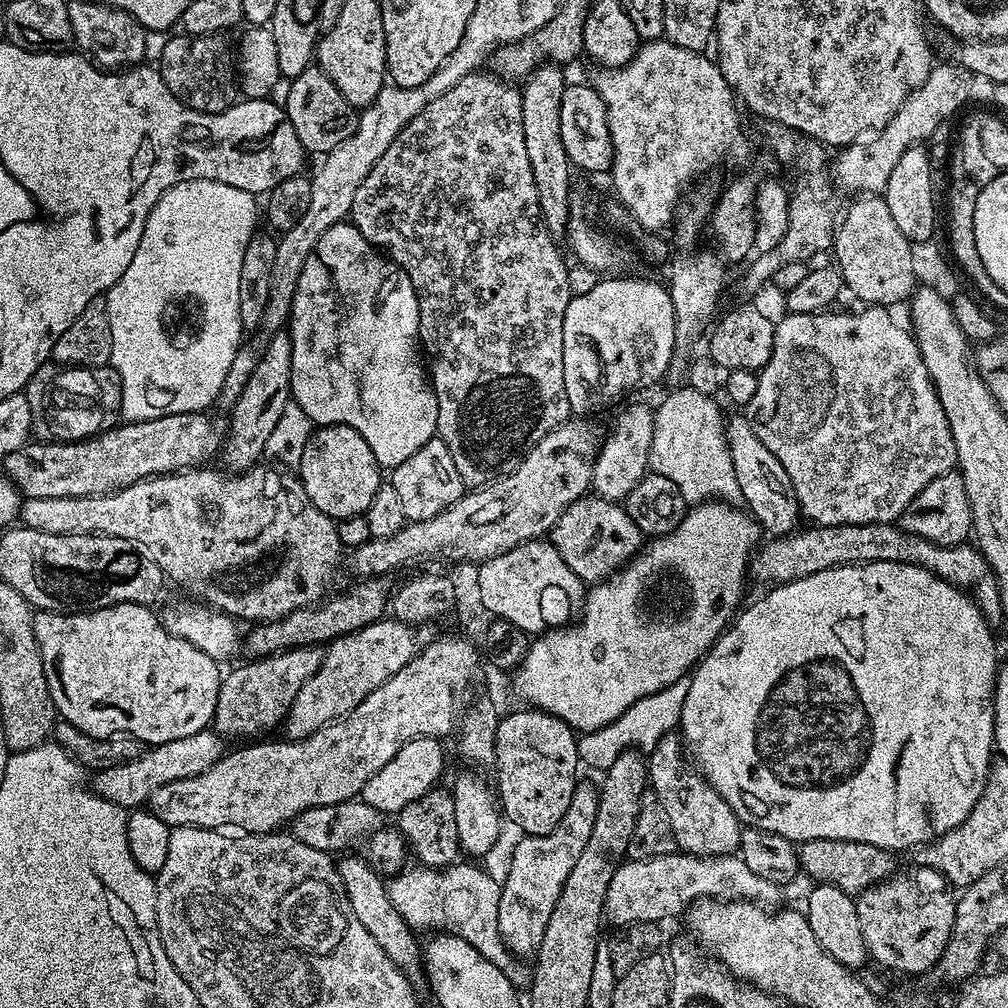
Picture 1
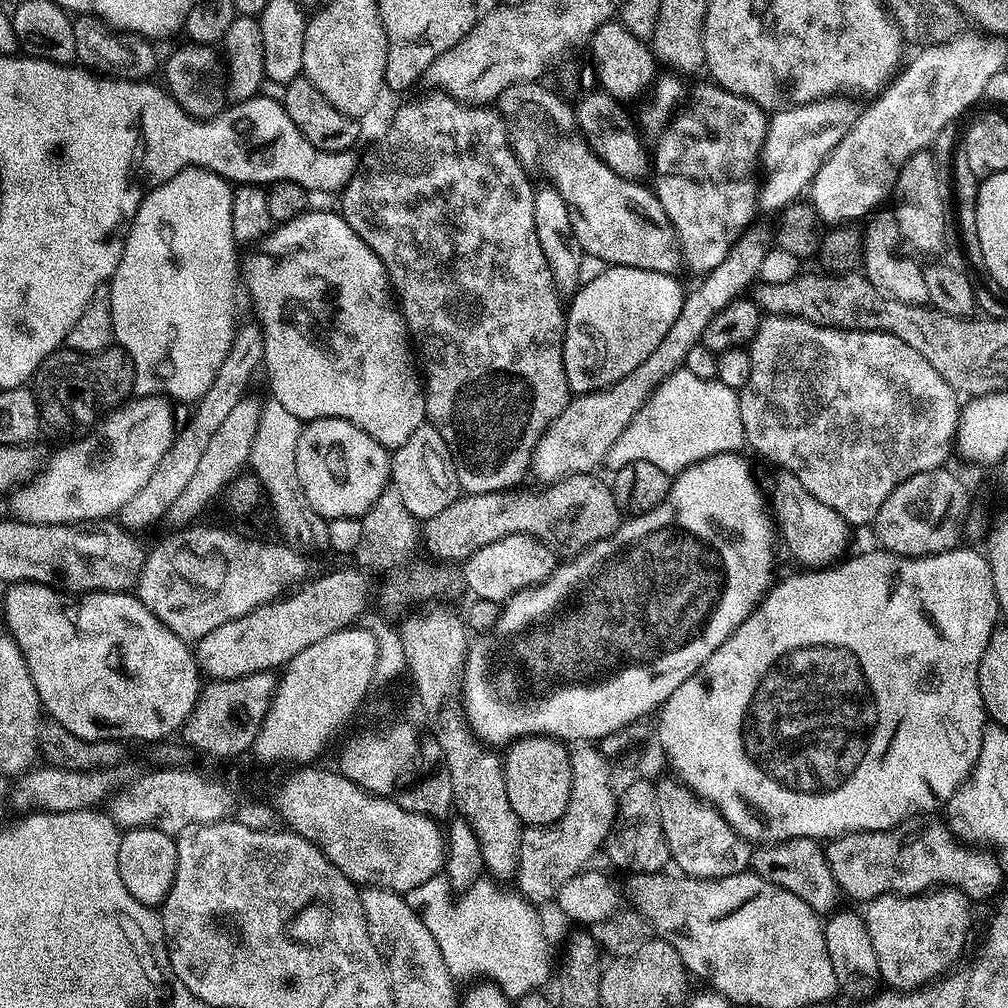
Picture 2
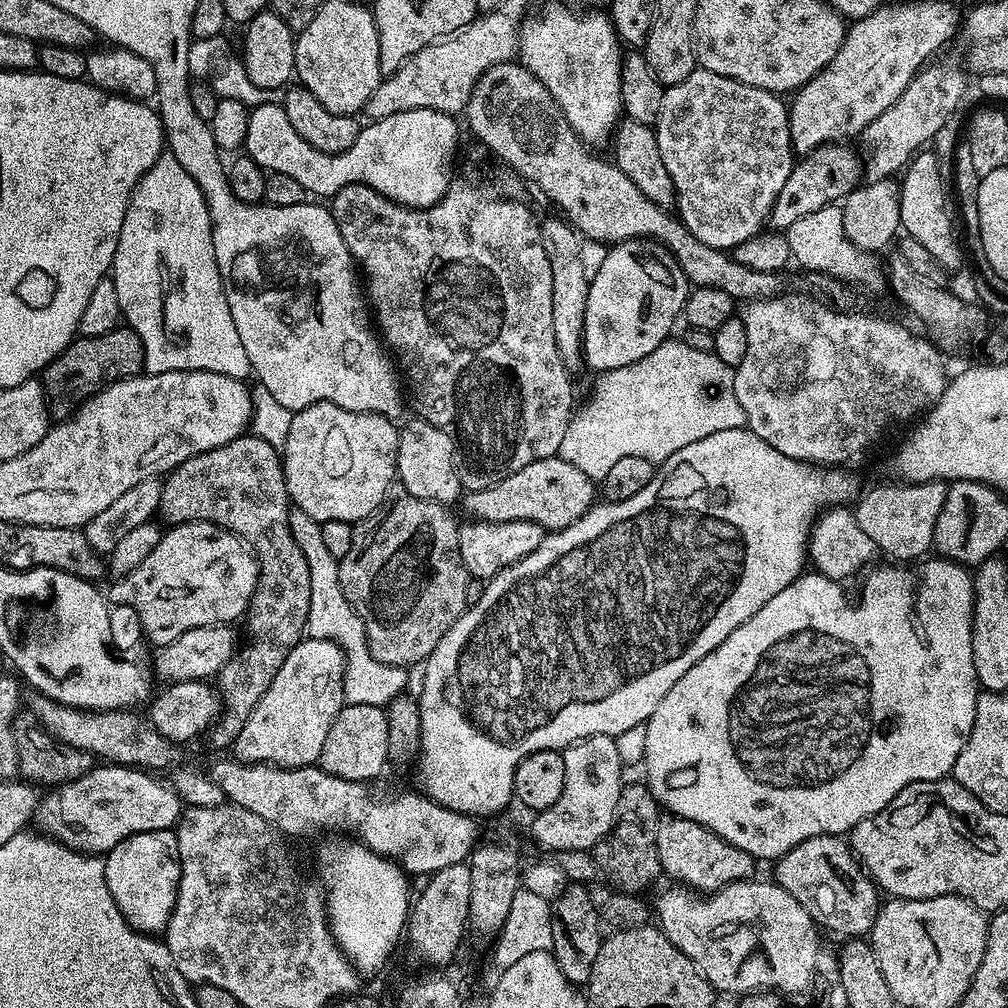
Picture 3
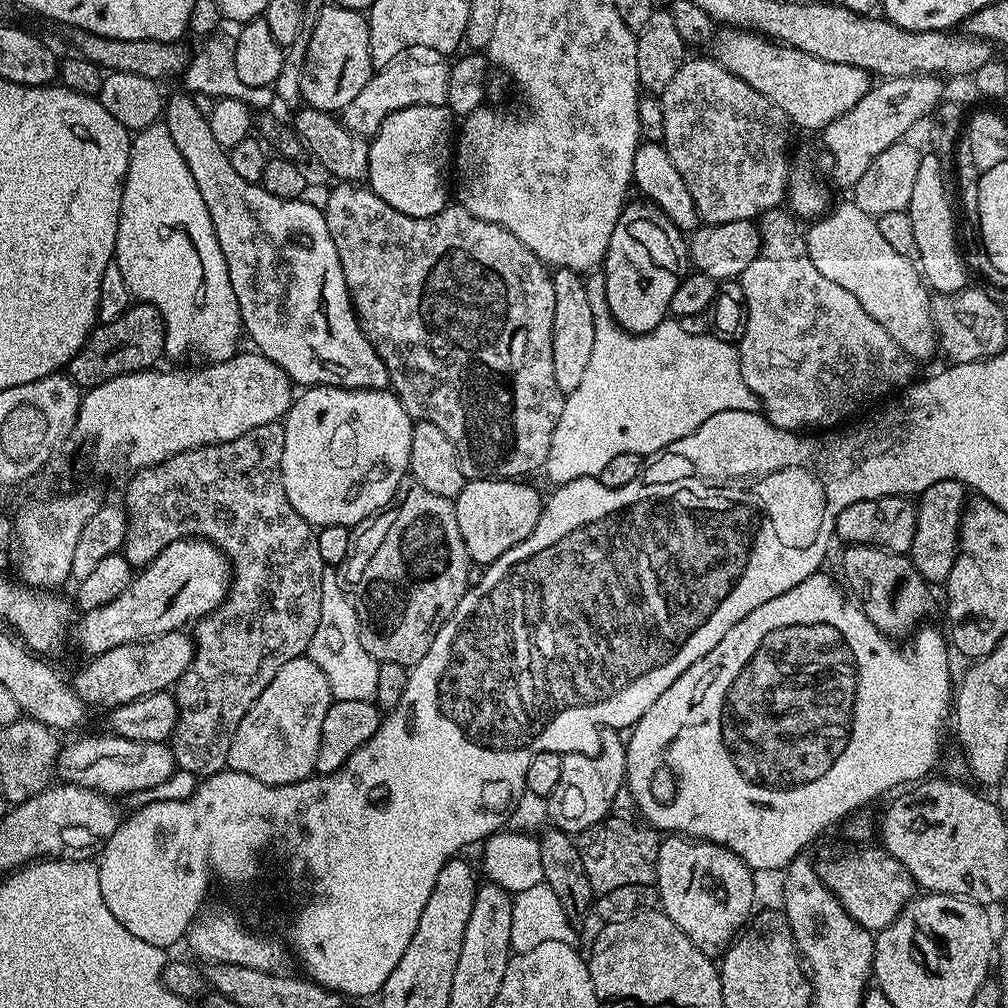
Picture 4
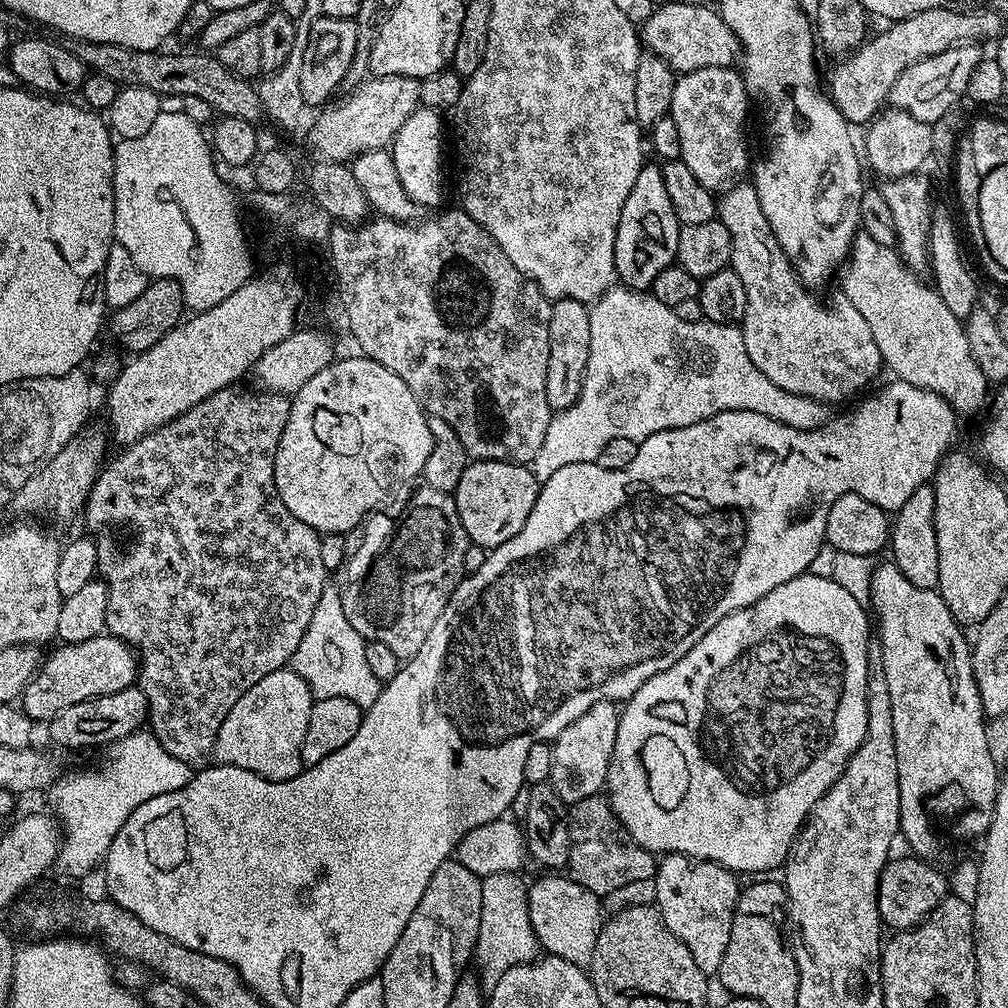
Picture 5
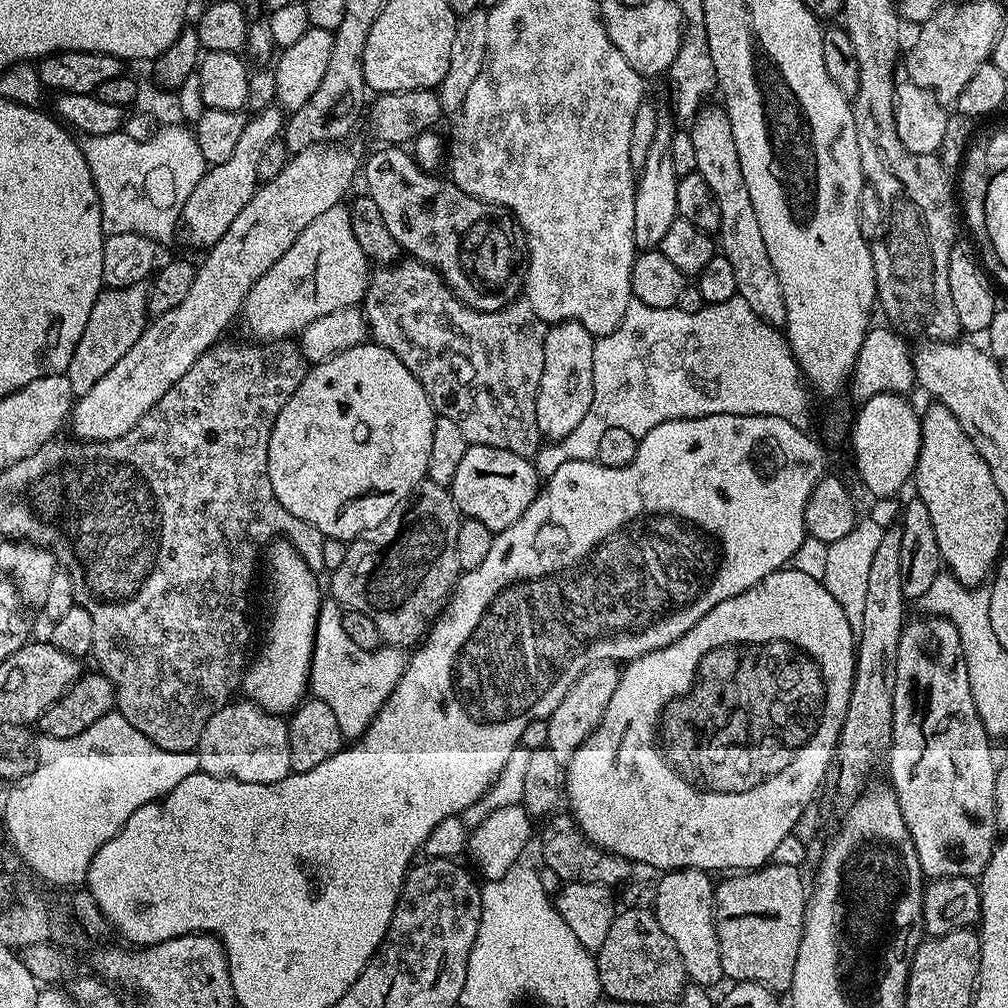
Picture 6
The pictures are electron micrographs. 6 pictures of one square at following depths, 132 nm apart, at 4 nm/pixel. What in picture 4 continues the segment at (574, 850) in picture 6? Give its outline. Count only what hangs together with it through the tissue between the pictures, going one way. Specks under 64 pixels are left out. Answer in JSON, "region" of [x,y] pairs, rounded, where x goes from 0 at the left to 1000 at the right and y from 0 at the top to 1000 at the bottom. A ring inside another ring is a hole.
{"region":[[[604,809],[573,829],[575,854],[585,871],[588,886],[595,891],[626,877],[650,878],[651,875],[656,826],[634,813],[611,809]]]}

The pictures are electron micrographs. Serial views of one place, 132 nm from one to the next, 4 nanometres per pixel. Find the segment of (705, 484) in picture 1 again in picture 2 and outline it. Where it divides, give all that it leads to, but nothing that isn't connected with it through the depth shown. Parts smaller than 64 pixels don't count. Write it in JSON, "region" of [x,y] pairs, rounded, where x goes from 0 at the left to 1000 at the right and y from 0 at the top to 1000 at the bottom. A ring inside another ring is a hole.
{"region":[[[676,363],[660,374],[658,378],[643,392],[641,411],[643,409],[643,448],[639,448],[639,414],[635,408],[629,411],[627,418],[617,427],[617,431],[607,445],[603,447],[602,463],[610,466],[627,458],[647,458],[654,465],[670,470],[678,464],[684,464],[694,456],[711,452],[717,448],[734,448],[739,443],[738,424],[734,410],[734,394],[731,386],[720,383],[714,385],[716,379],[708,375],[705,381],[698,381],[700,375],[687,371],[683,365]]]}

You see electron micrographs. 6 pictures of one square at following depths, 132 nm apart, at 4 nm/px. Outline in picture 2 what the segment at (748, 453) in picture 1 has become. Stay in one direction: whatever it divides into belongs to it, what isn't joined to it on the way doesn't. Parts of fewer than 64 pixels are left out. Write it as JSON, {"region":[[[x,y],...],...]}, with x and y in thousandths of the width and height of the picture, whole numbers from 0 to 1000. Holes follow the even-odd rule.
{"region":[[[777,466],[769,470],[771,472],[768,504],[772,509],[772,528],[776,533],[777,543],[779,540],[783,550],[799,564],[816,565],[828,561],[841,544],[843,521],[837,517],[835,510],[831,510],[831,506],[819,502],[819,498],[812,498],[812,494],[808,494],[808,490],[804,490],[804,486],[800,486],[800,482],[796,482],[796,478],[788,474],[788,470]]]}

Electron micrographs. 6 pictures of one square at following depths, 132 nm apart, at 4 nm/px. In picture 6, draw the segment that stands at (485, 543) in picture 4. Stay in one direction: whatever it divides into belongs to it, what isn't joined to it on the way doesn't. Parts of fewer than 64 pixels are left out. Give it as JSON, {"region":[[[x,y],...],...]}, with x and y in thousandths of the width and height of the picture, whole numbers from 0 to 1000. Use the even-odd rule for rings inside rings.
{"region":[[[469,440],[462,446],[450,469],[446,487],[448,497],[461,513],[478,518],[491,530],[501,528],[518,514],[518,510],[522,510],[537,483],[538,475],[525,453],[515,452],[506,446]]]}

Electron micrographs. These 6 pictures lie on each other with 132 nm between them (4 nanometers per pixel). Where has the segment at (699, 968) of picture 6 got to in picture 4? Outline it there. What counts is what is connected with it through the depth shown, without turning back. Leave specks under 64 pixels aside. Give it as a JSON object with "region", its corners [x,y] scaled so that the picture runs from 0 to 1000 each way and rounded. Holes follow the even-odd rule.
{"region":[[[674,827],[660,828],[655,834],[649,878],[654,900],[665,911],[665,915],[669,915],[669,919],[673,919],[673,923],[677,923],[677,927],[681,927],[681,931],[685,931],[685,935],[688,935],[688,938],[692,938],[692,942],[696,942],[696,946],[701,948],[710,950],[721,944],[735,922],[743,916],[742,908],[745,907],[746,896],[750,893],[749,871],[751,872],[747,862],[715,837]]]}

